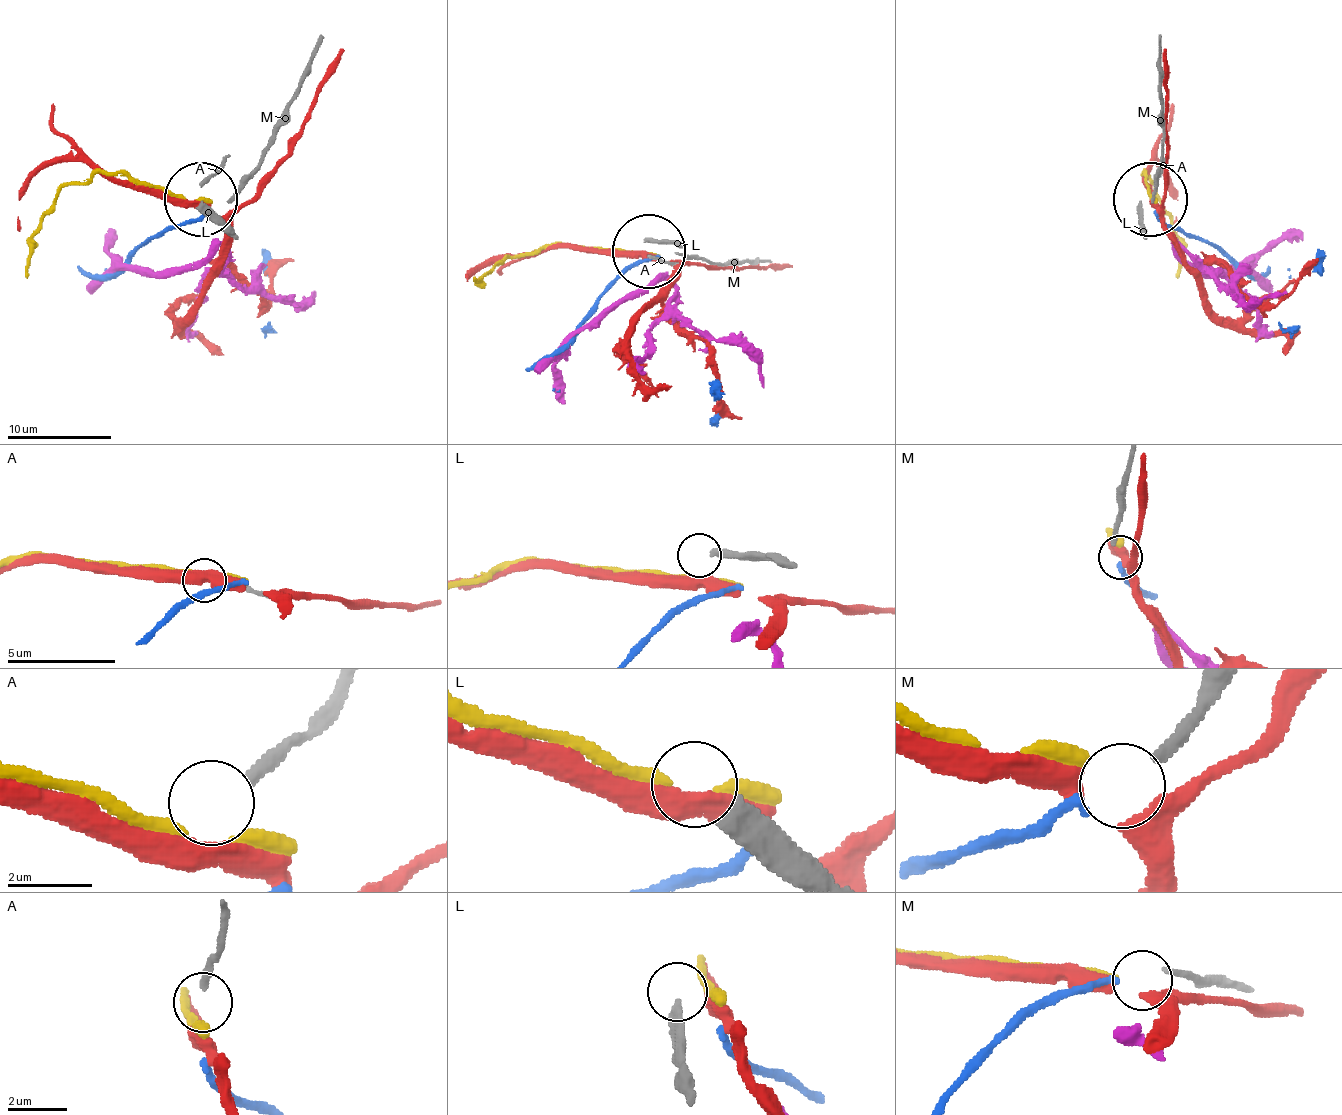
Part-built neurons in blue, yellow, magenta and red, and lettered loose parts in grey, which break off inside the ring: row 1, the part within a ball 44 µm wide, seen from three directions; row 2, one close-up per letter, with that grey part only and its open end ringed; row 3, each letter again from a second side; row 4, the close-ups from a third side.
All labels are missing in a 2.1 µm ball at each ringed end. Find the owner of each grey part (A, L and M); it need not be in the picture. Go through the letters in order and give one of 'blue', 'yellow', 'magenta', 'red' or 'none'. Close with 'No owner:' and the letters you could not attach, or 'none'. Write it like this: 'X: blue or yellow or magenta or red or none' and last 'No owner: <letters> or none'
A: none
L: none
M: blue
No owner: A, L

